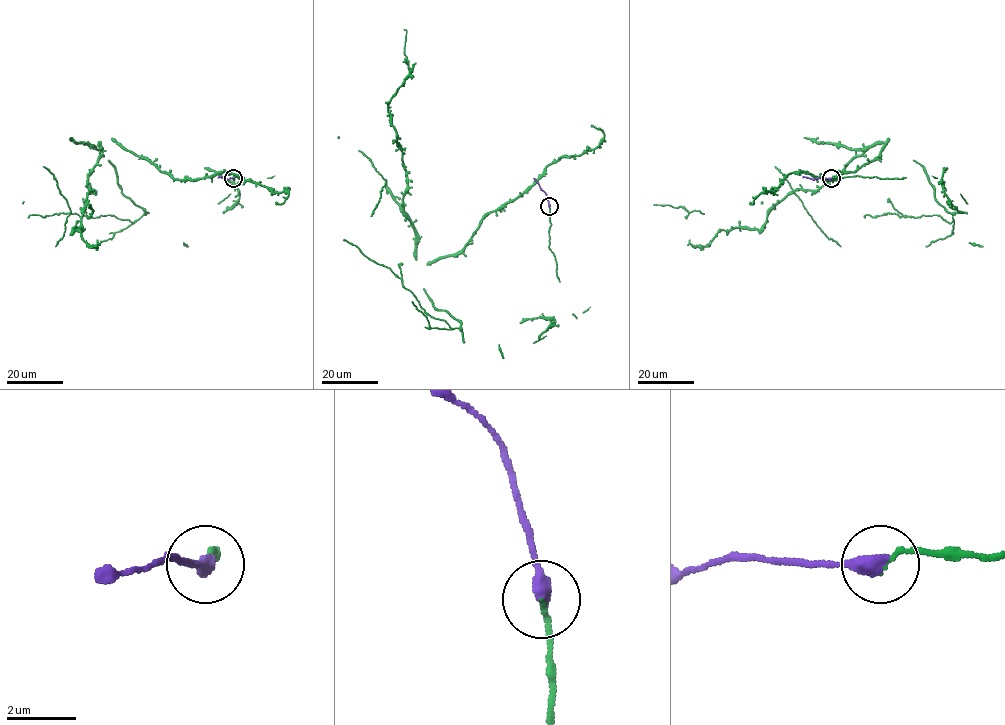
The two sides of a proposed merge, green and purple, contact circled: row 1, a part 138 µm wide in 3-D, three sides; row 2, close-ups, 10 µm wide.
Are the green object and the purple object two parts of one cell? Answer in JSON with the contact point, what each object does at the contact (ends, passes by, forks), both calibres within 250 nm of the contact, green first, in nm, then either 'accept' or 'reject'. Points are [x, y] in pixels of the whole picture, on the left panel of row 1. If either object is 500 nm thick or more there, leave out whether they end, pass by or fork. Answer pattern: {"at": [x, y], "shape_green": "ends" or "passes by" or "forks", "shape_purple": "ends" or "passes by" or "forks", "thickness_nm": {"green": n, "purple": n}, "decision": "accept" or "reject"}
{"at": [233, 178], "shape_green": "ends", "shape_purple": "ends", "thickness_nm": {"green": 110, "purple": 440}, "decision": "accept"}

